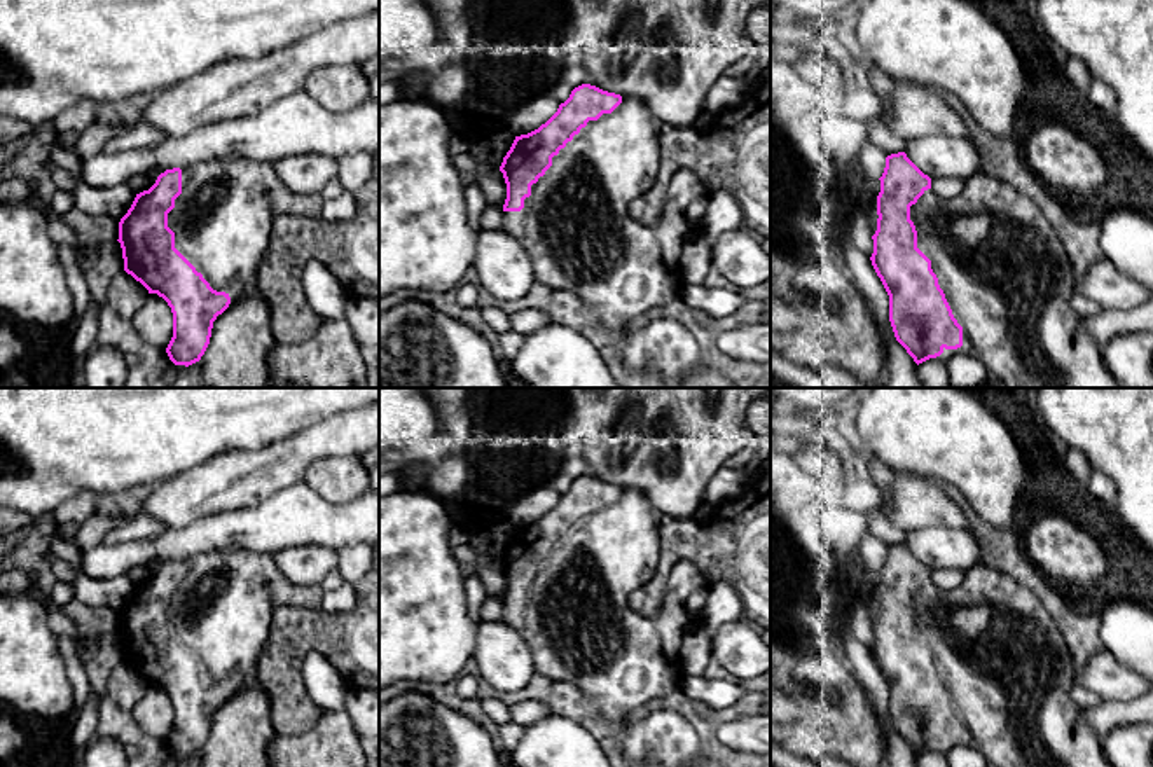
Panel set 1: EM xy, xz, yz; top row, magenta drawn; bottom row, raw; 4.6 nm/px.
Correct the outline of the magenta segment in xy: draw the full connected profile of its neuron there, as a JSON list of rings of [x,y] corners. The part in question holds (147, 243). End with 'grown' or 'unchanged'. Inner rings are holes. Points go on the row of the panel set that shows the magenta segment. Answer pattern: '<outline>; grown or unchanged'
[[[222,157],[183,169],[166,169],[148,190],[136,194],[119,222],[117,241],[122,248],[124,271],[171,307],[173,337],[166,353],[175,365],[189,367],[199,362],[210,344],[217,316],[255,285],[274,218],[278,215],[320,217],[323,201],[321,194],[292,192],[278,176],[274,164],[245,157]]]; grown

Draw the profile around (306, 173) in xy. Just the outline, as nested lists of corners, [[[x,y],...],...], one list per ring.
[[[320,154],[283,157],[274,169],[295,194],[321,194],[325,185],[337,178],[337,161]]]

